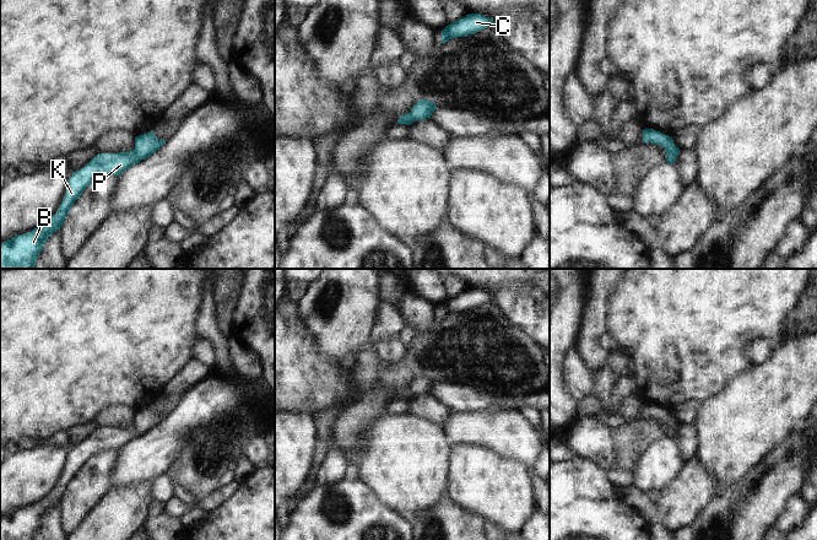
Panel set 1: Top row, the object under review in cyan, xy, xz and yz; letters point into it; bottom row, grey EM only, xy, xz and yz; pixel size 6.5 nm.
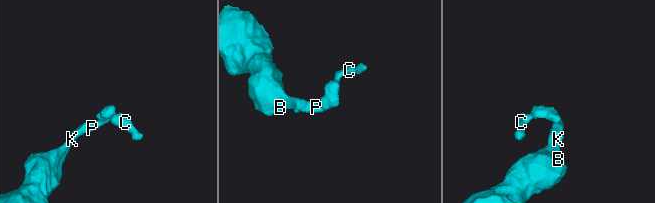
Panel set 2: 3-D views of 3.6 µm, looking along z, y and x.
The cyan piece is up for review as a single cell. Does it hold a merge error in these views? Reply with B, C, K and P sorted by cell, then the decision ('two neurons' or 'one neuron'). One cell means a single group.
B C K P; one neuron

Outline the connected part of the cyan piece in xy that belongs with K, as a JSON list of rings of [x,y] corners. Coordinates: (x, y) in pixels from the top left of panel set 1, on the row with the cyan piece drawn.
[[[153,131],[135,137],[135,148],[129,152],[98,153],[83,168],[72,173],[66,194],[56,214],[44,225],[0,243],[0,269],[36,269],[38,255],[48,238],[61,228],[74,202],[88,185],[104,176],[123,172],[148,158],[166,144]]]

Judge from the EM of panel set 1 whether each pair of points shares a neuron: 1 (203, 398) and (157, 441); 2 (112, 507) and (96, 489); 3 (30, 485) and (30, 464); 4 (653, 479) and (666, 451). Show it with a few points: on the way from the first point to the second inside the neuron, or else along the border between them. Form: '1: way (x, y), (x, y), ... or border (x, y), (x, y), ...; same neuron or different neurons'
1: way (191, 409), (168, 432); same neuron
2: border (113, 487), (85, 518); different neurons
3: way (30, 480), (30, 469); same neuron
4: way (653, 471), (661, 458); same neuron

